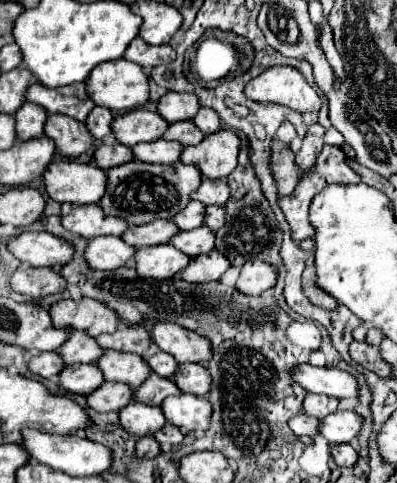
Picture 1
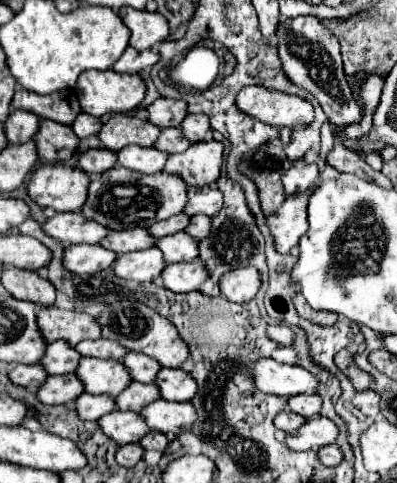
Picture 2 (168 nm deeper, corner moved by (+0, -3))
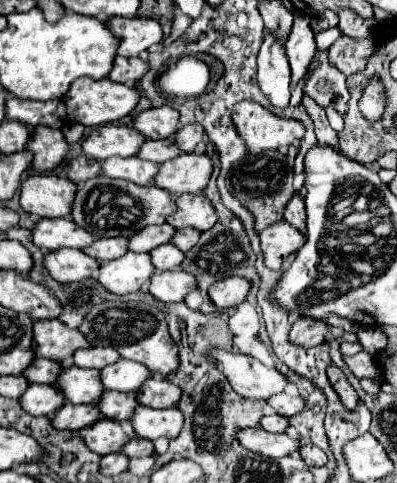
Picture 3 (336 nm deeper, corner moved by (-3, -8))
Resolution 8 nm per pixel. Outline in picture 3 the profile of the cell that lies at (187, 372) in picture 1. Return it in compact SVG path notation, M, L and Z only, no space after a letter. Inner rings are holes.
M149 378L137 390L137 402L147 408L171 408L177 406L181 398L181 388L171 384L167 378Z

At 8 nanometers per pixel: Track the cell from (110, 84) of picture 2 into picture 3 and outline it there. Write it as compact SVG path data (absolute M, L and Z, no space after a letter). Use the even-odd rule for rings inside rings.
M87 76L77 78L65 96L65 108L67 108L69 120L79 122L83 126L99 126L99 124L121 120L137 106L137 102L139 102L139 92L133 86L117 84L117 82L111 82L109 78L91 80Z

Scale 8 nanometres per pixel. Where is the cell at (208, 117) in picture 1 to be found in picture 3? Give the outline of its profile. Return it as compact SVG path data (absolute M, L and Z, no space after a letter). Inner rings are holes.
M187 124L175 132L175 146L181 152L193 152L199 142L203 142L205 132L199 124Z

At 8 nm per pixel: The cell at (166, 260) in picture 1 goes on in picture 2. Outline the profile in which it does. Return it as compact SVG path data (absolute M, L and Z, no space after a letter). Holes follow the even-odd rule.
M158 247L120 255L114 263L114 273L134 281L154 281L162 275L164 269L166 269L166 263Z

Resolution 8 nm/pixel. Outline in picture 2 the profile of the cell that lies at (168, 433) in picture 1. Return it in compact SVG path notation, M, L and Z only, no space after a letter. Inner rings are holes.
M150 431L148 435L144 435L144 437L142 437L140 445L142 445L144 449L158 449L158 451L166 451L166 449L168 449L168 445L170 445L170 441L166 439L166 435L164 435L164 433L160 433L160 431Z

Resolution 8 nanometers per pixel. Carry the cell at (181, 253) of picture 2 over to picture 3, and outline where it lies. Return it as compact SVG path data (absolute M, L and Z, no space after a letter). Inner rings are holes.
M161 244L157 248L153 248L151 254L151 262L155 266L155 270L165 272L165 270L173 270L179 268L181 260L183 260L183 252L179 248L173 248L173 244Z

